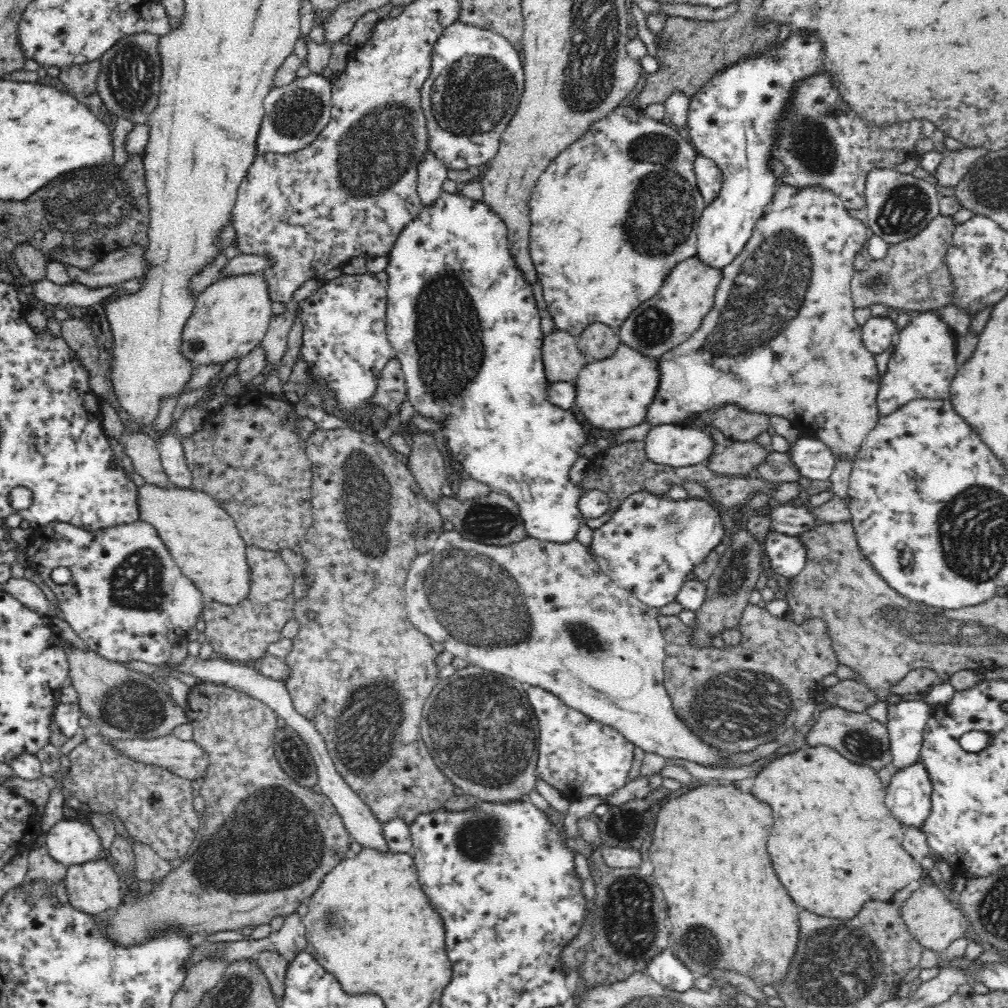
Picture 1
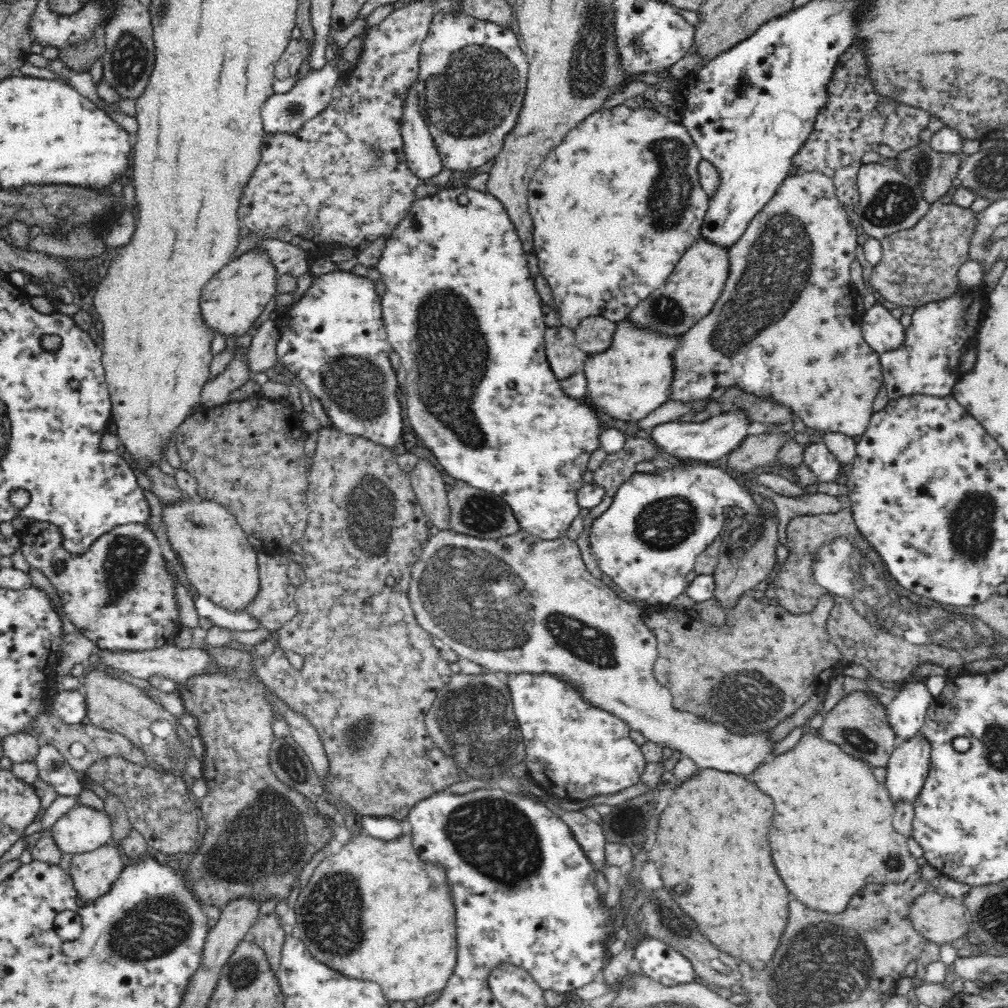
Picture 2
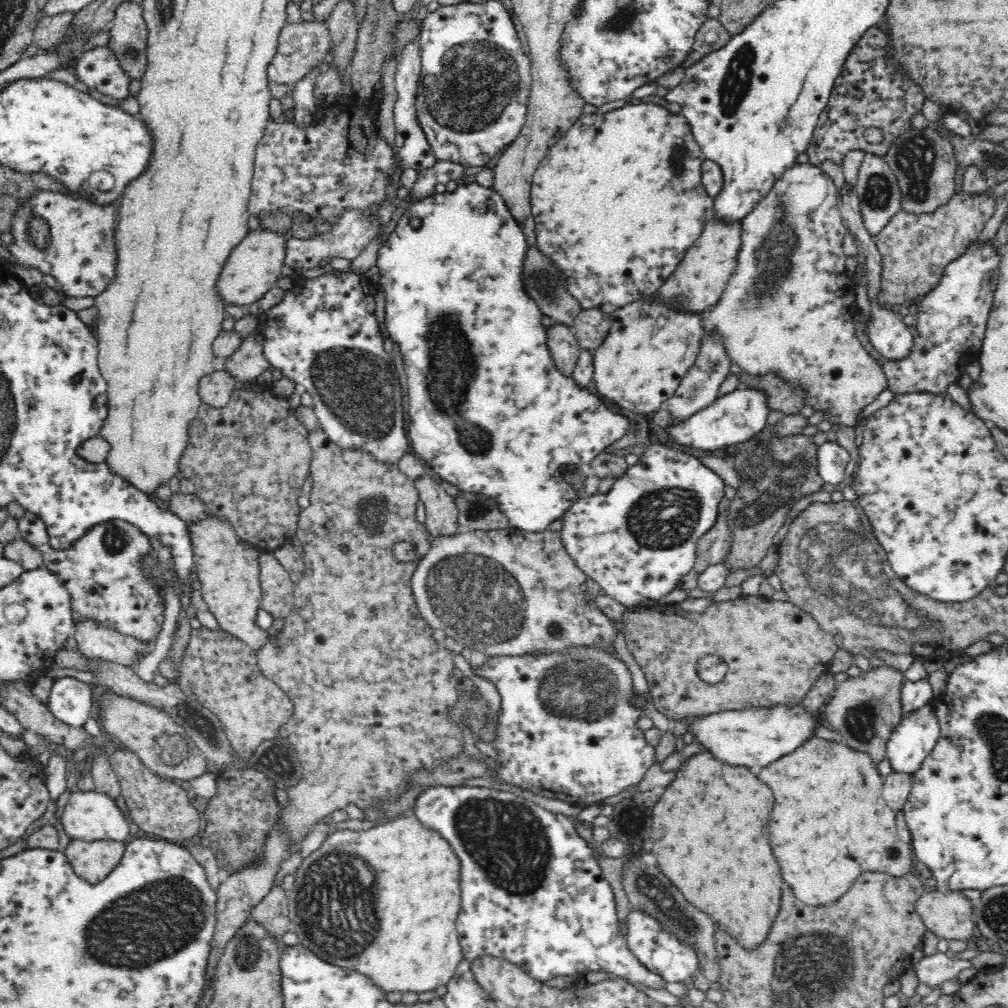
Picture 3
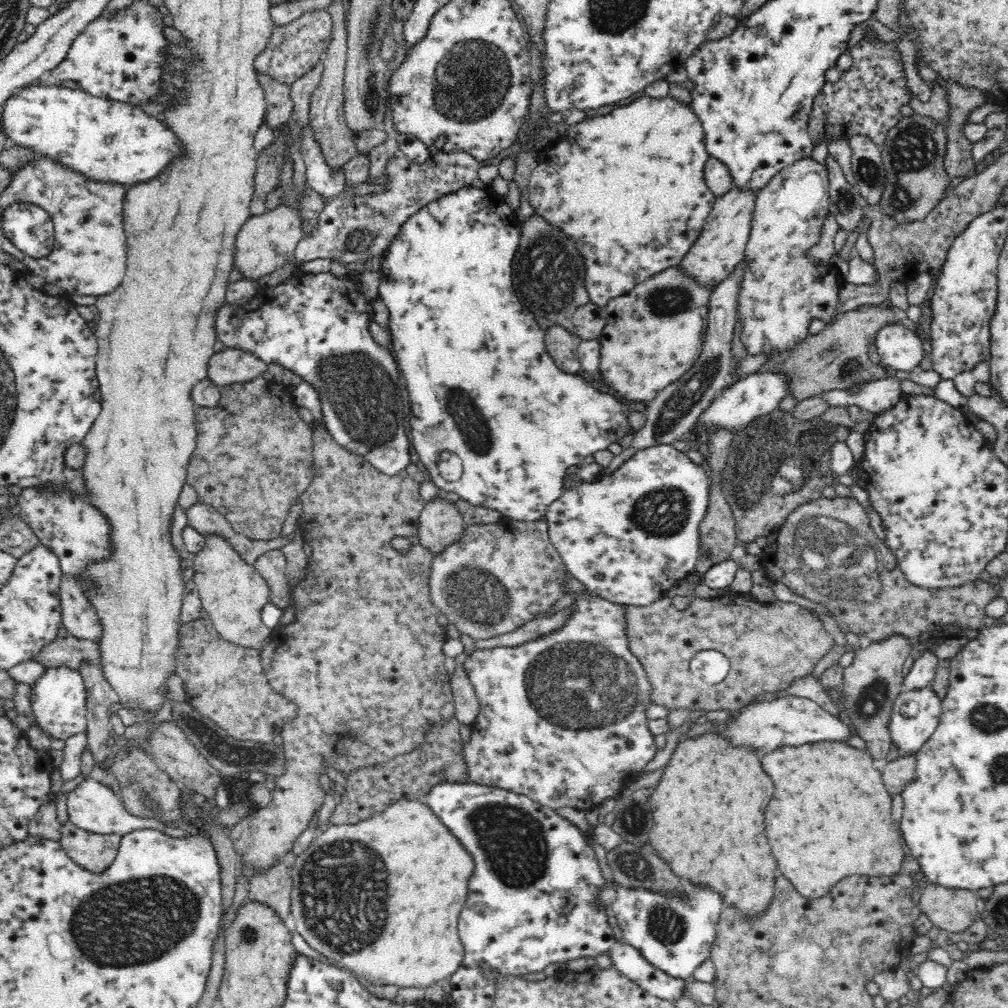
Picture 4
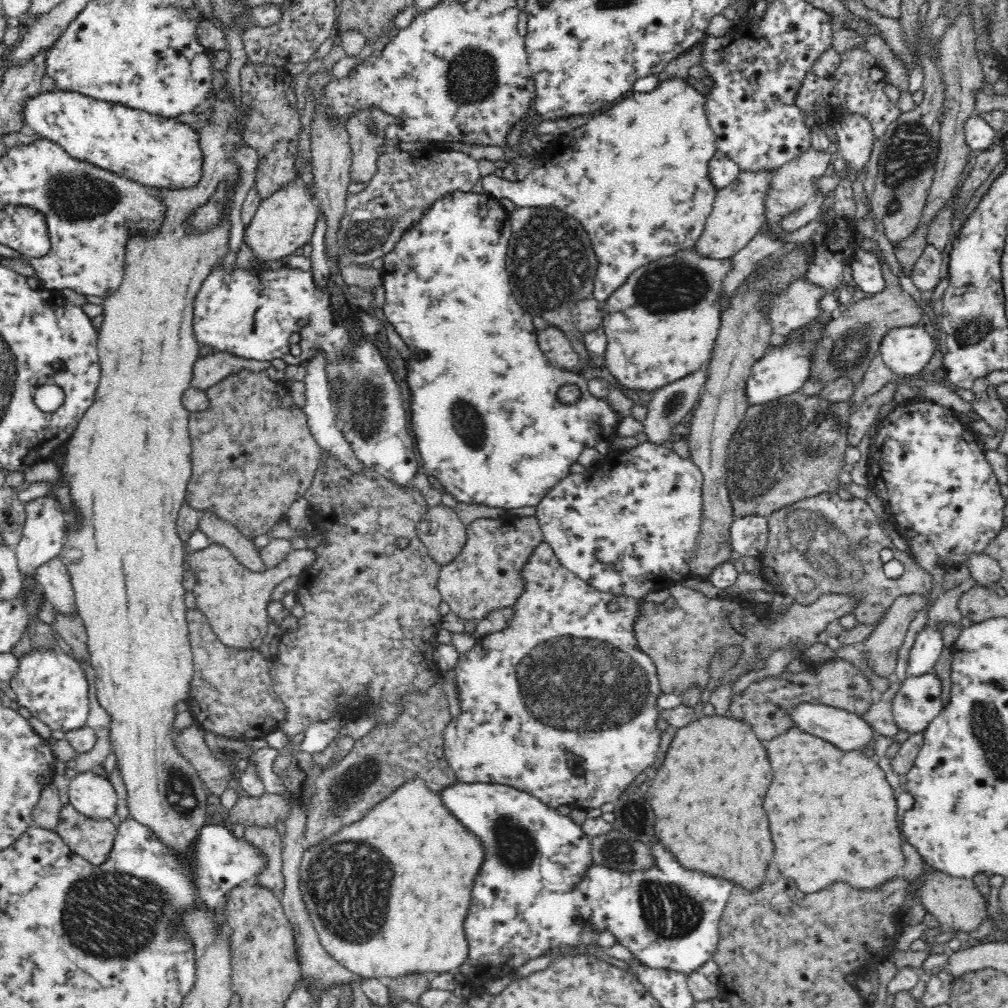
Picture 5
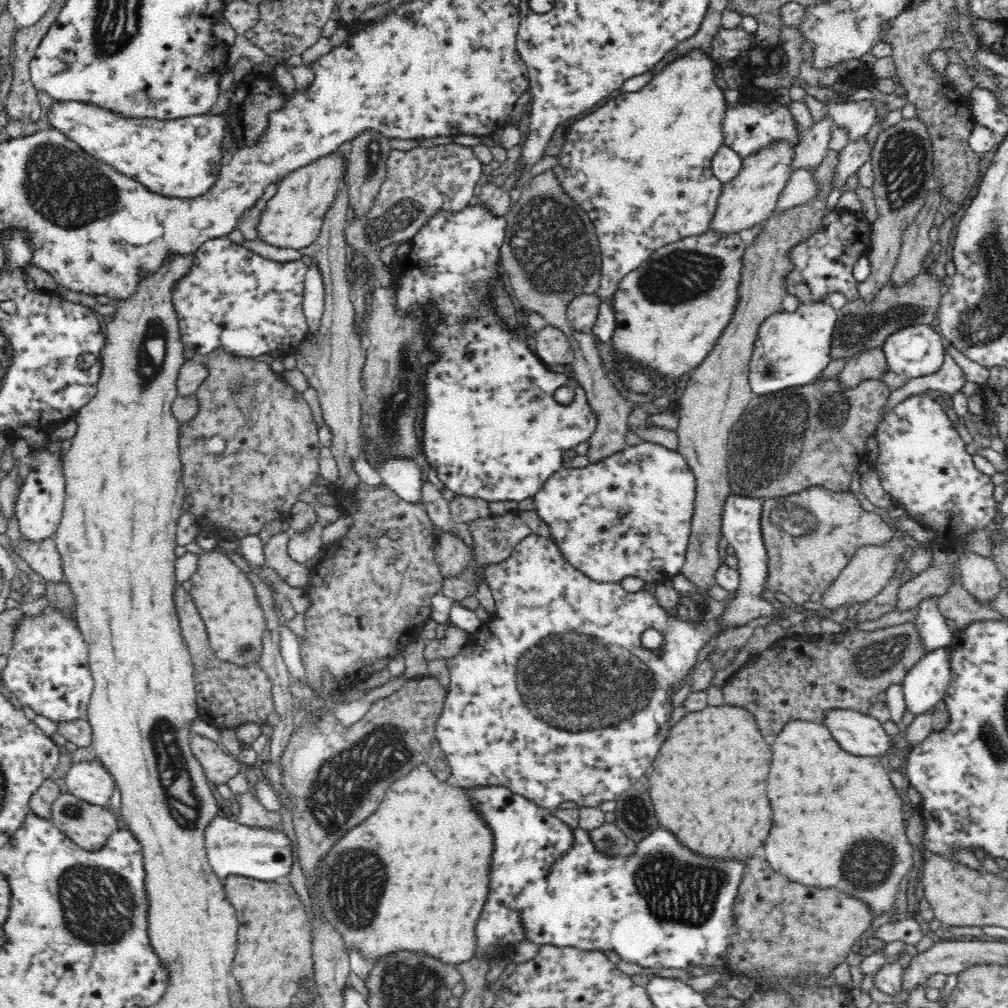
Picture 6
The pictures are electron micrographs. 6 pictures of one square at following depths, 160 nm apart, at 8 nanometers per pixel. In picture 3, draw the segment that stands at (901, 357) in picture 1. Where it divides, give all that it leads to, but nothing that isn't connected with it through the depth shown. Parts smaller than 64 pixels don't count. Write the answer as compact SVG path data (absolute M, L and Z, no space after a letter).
M980 237L970 242L966 250L951 260L946 266L938 284L920 301L916 314L916 334L912 354L904 360L887 360L881 365L887 377L888 390L895 394L942 393L948 384L957 382L964 371L975 367L984 342L985 328L993 305L994 291L998 282L998 268L1002 254L996 248L996 240Z

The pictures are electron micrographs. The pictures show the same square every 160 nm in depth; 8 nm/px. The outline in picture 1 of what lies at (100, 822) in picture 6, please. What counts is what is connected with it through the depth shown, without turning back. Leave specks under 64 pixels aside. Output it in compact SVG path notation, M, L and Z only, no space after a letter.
M109 856L98 858L98 860L90 859L89 861L83 864L67 866L67 874L64 876L64 880L70 903L88 914L115 910L123 902L120 874L112 868L114 863Z

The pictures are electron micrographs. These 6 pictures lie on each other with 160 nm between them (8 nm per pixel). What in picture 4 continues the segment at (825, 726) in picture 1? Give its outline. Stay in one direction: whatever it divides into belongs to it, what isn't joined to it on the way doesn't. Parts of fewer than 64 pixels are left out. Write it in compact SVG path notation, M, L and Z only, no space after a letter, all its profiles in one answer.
M902 633L884 635L882 640L867 641L854 652L854 660L843 670L841 686L845 689L845 702L841 715L847 719L854 734L860 736L866 744L866 750L876 760L888 756L892 737L889 721L894 699L903 690L902 667L912 650L910 637Z

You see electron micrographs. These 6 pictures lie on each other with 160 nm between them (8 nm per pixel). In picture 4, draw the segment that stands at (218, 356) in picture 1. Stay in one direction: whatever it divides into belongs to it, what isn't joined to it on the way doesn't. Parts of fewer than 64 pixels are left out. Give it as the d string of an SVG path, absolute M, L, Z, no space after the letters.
M282 203L265 213L248 217L237 237L236 258L233 266L244 275L246 280L258 280L266 274L272 274L290 262L299 243L305 238L302 213L292 206Z

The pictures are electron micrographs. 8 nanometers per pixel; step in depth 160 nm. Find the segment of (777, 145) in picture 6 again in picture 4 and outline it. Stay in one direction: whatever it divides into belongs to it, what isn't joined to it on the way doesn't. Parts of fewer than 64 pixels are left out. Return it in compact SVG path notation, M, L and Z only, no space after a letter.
M734 186L726 194L716 197L696 243L679 263L686 273L694 275L698 281L715 288L745 258L754 210L756 210L757 191L752 187Z

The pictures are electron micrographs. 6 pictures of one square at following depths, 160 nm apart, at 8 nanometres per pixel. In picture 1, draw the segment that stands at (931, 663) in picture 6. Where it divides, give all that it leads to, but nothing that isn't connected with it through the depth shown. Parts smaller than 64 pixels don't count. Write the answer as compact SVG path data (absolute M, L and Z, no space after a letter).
M922 758L901 769L893 769L885 789L886 806L902 826L921 828L931 805L931 780Z

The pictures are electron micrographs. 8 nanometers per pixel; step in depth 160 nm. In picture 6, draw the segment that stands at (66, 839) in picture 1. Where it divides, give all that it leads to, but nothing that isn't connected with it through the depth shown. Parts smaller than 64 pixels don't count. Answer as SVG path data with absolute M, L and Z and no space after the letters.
M82 760L72 764L65 783L70 793L95 805L110 806L116 784L100 760Z

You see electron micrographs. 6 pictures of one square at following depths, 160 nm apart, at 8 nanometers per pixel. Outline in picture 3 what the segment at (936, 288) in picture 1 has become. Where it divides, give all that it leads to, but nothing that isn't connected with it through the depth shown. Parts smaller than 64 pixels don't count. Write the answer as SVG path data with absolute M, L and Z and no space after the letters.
M989 182L979 193L960 191L944 206L928 214L912 214L900 209L873 236L881 256L881 271L877 304L903 304L928 294L940 280L944 266L966 250L970 242L981 236L984 224L996 210L996 196L992 188L999 182Z

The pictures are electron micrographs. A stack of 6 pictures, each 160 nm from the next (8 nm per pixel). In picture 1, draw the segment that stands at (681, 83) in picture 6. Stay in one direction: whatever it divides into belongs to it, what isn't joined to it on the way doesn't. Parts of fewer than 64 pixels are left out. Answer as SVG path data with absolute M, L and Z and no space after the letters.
M616 106L607 116L590 125L590 128L575 139L566 149L558 153L551 161L538 182L533 186L529 200L529 252L543 290L547 310L557 330L565 330L578 336L589 324L599 322L618 330L632 311L638 309L641 302L652 298L670 274L673 266L690 255L697 255L697 224L707 202L697 186L694 171L696 157L699 154L689 140L681 138L674 128L648 118L634 106Z

